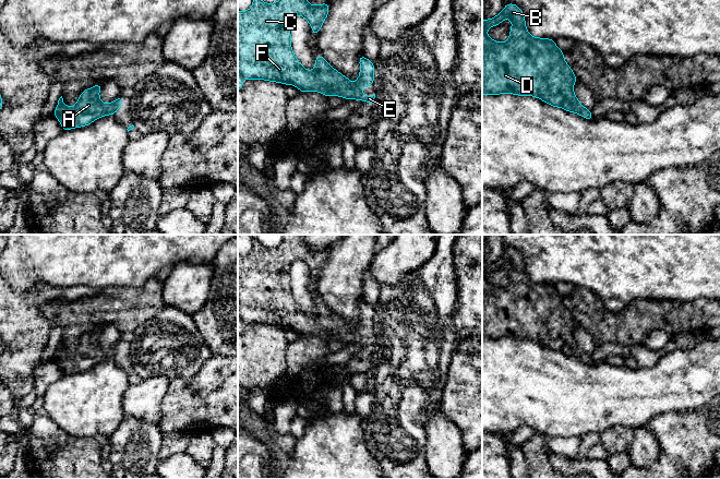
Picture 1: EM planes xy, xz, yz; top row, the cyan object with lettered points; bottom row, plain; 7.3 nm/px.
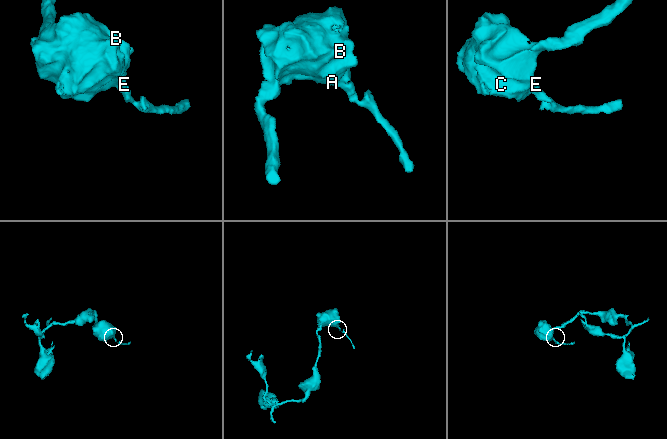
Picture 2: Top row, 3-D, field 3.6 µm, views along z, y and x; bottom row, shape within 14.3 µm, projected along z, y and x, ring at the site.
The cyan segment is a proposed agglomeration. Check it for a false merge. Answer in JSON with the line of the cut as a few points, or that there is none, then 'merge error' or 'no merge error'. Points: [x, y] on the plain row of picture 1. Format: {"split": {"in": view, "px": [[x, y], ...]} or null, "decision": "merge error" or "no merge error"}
{"split": null, "decision": "no merge error"}

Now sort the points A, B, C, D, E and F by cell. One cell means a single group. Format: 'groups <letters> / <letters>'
groups A B C D E F

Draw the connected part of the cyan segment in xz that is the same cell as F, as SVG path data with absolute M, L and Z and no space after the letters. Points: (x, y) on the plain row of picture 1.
M250 235L253 239L253 248L248 255L238 254L238 335L243 332L242 323L245 324L264 324L269 326L281 327L285 330L293 330L299 333L300 337L304 336L319 336L324 340L339 340L347 345L357 344L364 347L372 348L375 338L373 340L364 339L360 334L364 331L374 330L374 308L368 304L362 298L359 302L360 319L355 327L350 326L349 323L343 320L340 316L335 314L323 300L315 301L314 315L304 313L297 301L295 300L291 292L291 279L290 279L290 267L291 264L297 261L303 261L312 273L313 280L317 279L325 263L328 261L329 248L313 250L310 249L304 242L303 235L283 235L283 241L275 248L265 248L257 239L256 235Z

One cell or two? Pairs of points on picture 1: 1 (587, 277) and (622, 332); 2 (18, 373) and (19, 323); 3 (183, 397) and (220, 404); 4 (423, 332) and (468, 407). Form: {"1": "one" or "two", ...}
{"1": "two", "2": "one", "3": "one", "4": "two"}

